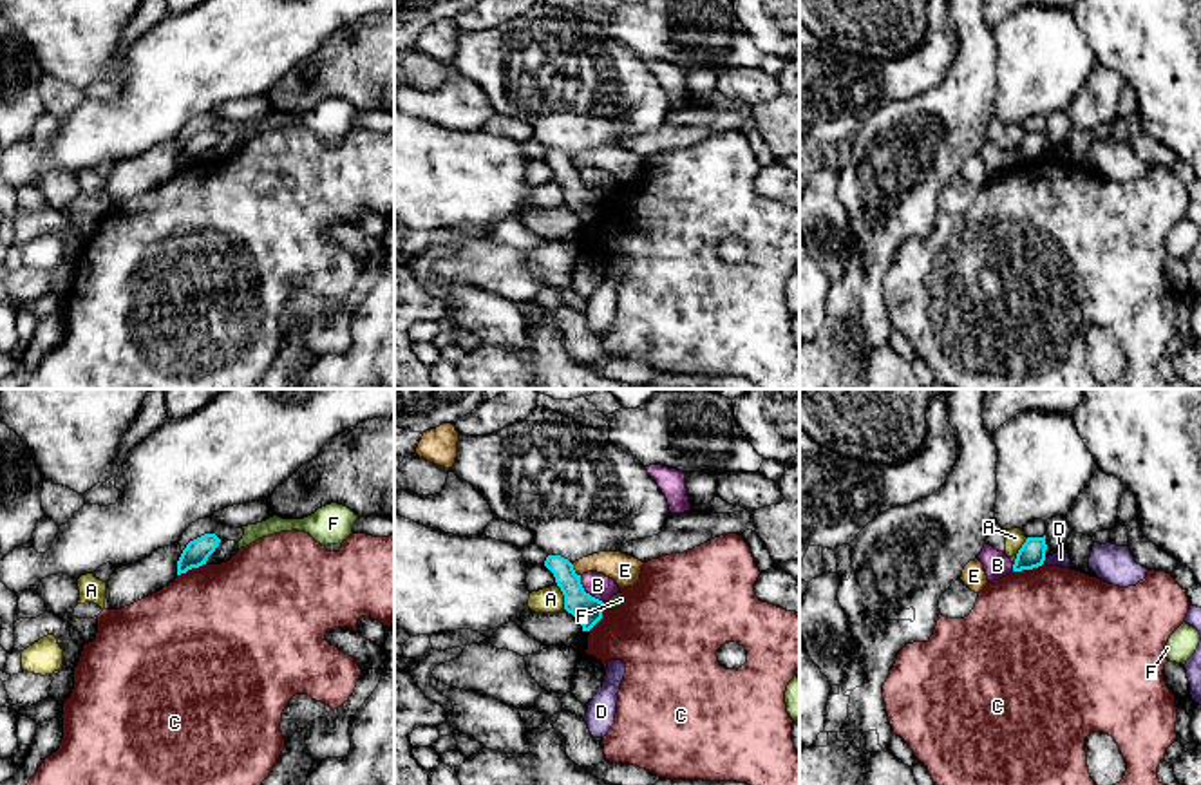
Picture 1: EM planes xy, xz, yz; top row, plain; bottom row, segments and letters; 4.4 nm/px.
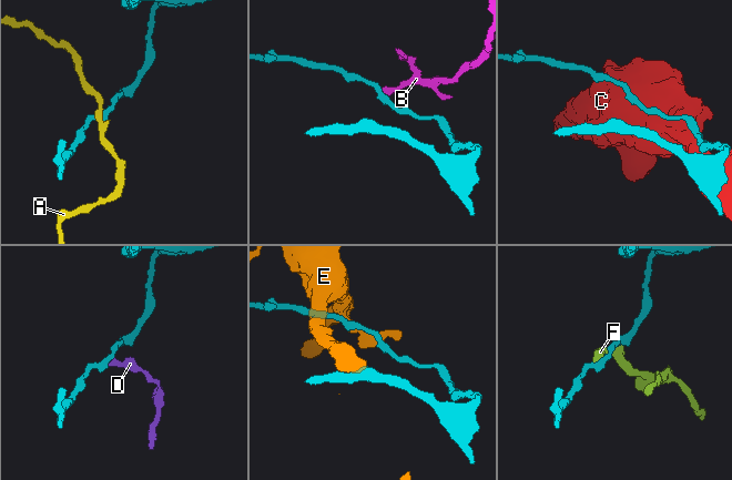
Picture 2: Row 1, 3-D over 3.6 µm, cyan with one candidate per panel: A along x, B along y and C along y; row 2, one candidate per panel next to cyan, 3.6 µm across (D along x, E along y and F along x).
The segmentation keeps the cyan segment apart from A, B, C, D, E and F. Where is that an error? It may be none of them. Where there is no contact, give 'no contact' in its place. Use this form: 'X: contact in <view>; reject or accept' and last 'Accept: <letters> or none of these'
A: contact in xz; reject
B: contact in xz; reject
C: contact in yz; reject
D: contact in yz; reject
E: contact in xz; reject
F: contact in yz; reject
Accept: none of these

